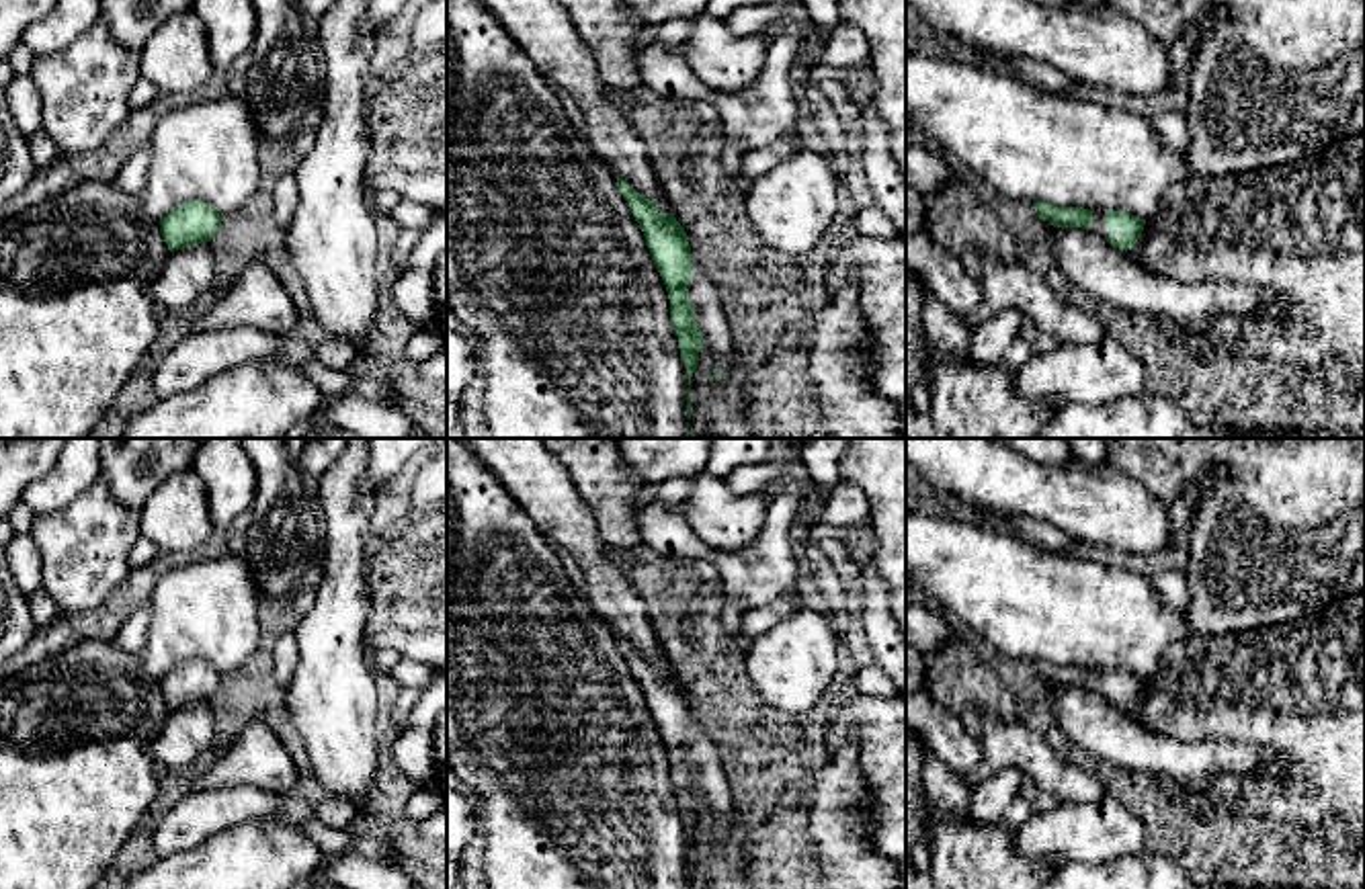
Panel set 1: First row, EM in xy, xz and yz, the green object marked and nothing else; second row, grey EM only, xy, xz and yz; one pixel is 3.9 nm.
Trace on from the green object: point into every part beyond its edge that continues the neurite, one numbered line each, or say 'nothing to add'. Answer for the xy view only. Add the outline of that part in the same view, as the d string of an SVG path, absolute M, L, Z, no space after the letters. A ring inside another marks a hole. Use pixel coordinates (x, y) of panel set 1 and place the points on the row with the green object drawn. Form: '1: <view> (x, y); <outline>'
nothing to add

